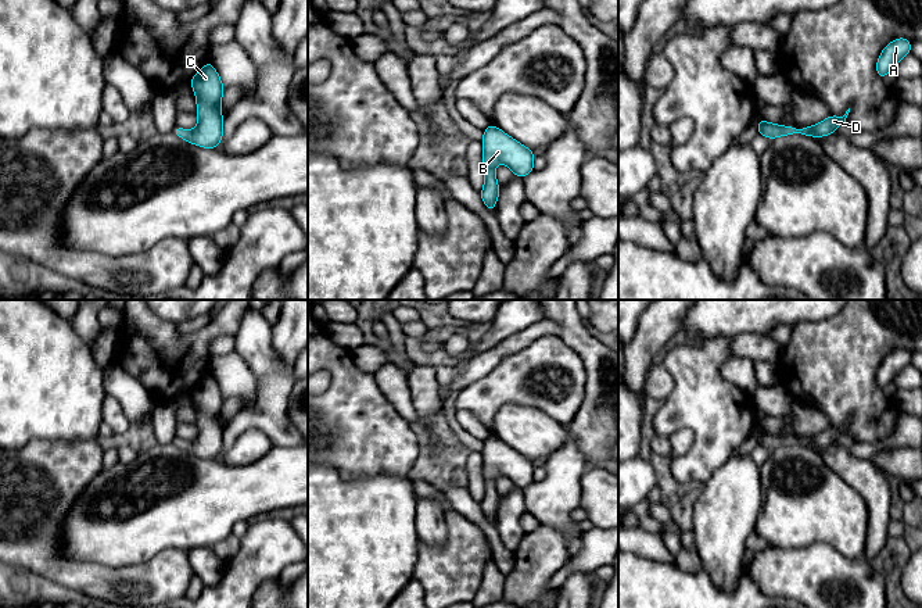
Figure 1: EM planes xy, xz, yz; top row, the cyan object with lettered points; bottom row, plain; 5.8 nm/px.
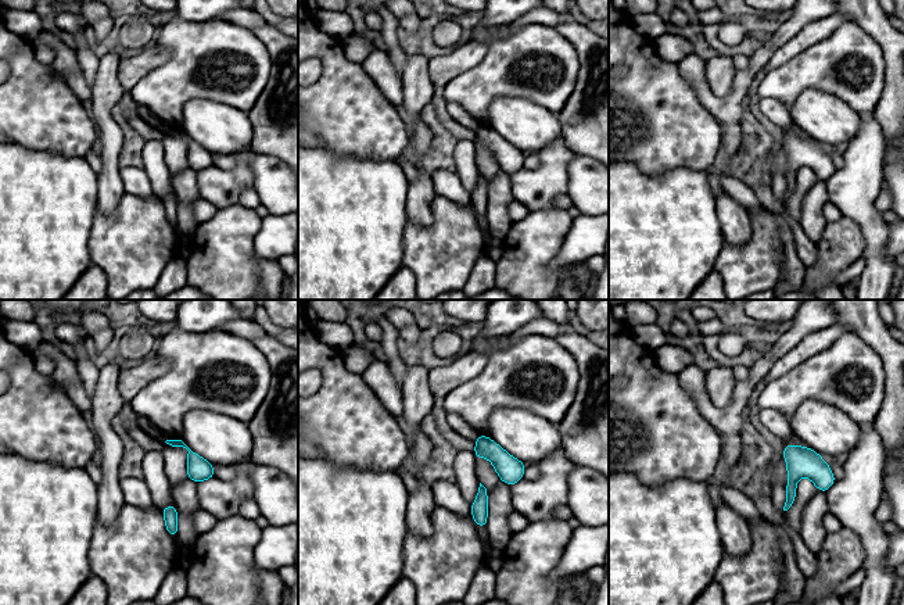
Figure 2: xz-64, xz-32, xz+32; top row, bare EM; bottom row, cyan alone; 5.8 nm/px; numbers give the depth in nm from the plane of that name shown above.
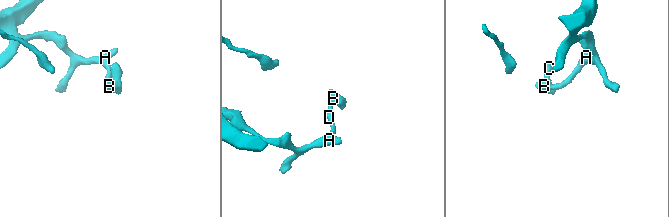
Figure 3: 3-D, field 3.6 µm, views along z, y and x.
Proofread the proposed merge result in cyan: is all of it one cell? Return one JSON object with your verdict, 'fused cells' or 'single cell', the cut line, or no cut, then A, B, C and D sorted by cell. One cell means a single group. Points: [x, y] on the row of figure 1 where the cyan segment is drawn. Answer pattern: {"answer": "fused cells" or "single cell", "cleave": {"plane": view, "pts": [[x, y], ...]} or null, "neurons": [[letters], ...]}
{"answer": "single cell", "cleave": null, "neurons": [["A", "B", "C", "D"]]}

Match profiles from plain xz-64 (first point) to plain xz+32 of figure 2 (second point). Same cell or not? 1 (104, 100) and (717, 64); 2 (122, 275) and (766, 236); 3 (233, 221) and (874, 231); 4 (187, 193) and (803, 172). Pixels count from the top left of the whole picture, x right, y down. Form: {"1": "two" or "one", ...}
{"1": "one", "2": "one", "3": "two", "4": "two"}

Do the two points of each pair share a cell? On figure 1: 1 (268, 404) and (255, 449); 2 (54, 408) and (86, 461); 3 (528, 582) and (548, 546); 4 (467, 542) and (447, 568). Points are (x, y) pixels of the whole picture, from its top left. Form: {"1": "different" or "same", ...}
{"1": "different", "2": "different", "3": "same", "4": "same"}

